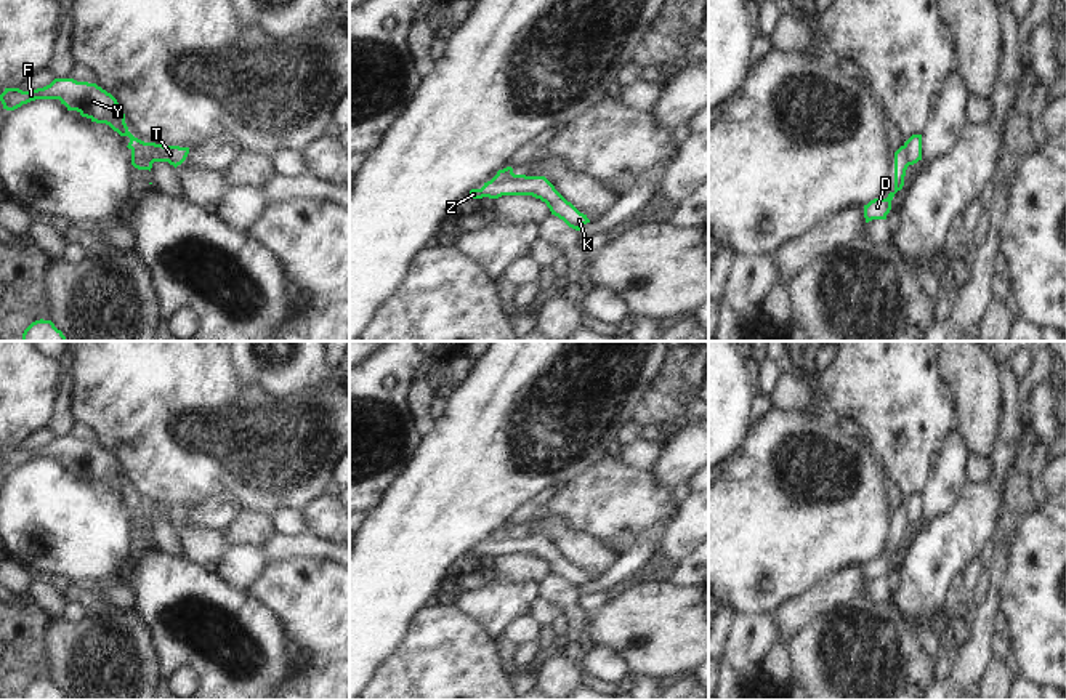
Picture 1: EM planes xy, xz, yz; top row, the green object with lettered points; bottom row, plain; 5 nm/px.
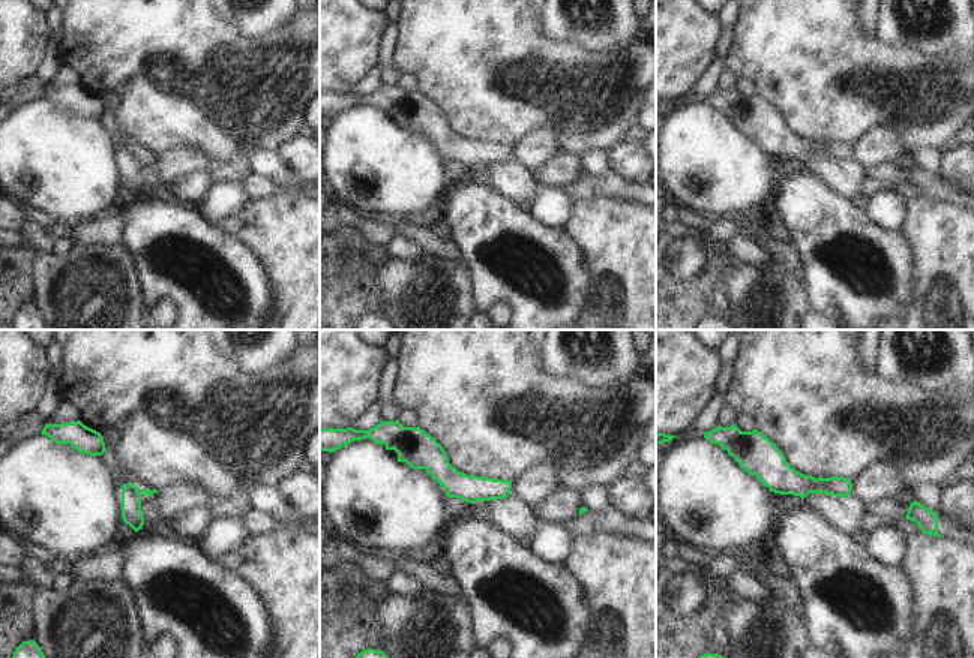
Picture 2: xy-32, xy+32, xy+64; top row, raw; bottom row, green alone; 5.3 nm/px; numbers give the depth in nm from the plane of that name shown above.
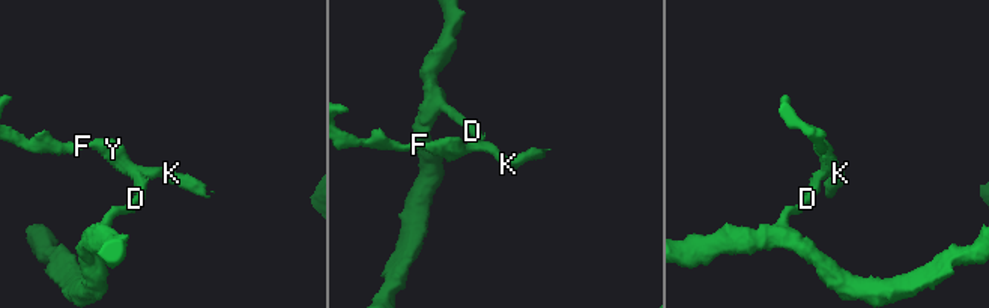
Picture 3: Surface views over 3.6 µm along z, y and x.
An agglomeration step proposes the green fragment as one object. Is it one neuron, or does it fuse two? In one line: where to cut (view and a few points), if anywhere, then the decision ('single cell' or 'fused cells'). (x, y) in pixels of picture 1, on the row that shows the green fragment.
xy (132, 152), (140, 149), (151, 165) | fused cells

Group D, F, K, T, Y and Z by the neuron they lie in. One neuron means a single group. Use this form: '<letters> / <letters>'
D / F K T Y Z

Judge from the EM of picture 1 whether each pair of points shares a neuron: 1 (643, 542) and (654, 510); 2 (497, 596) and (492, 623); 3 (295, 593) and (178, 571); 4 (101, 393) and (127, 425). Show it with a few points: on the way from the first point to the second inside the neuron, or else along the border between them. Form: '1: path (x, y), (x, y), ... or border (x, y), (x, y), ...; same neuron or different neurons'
1: border (662, 529), (640, 531), (633, 542), (621, 553); different neurons
2: path (496, 603), (494, 617); same neuron
3: border (244, 591), (263, 603), (276, 615); different neurons
4: path (109, 401), (125, 417); same neuron

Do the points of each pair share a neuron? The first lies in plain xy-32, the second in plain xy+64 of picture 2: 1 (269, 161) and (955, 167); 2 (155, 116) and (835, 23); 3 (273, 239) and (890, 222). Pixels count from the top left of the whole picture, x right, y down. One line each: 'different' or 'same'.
1: different
2: same
3: different

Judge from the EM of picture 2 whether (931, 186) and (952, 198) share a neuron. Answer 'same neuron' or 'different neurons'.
same neuron

